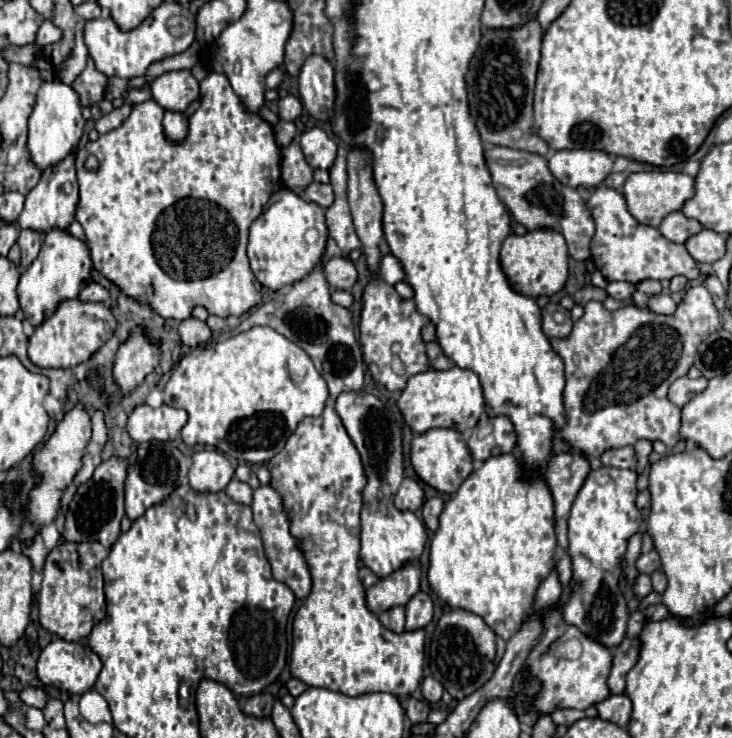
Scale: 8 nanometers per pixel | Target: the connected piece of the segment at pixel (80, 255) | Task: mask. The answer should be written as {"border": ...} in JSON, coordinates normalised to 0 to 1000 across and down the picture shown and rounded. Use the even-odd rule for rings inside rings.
{"border":[[[72,309],[61,317],[51,352],[45,352],[45,358],[29,371],[23,388],[29,420],[34,423],[37,434],[45,442],[53,442],[61,431],[67,431],[75,423],[75,415],[83,407],[105,404],[111,390],[122,382],[122,377],[124,377],[124,350],[119,331],[94,317],[94,312]]]}

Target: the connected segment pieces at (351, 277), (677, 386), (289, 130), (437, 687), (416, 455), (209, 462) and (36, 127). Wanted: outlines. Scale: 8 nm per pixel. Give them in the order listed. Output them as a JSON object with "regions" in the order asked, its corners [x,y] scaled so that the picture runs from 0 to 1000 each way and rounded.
{"regions":[[[[471,347],[452,350],[444,360],[444,377],[458,393],[480,393],[480,388],[488,382],[488,366]]],[[[939,509],[922,515],[914,526],[914,542],[925,550],[936,550],[949,534],[960,531],[960,526],[966,526],[966,512],[952,512],[952,515],[944,515]]],[[[378,165],[376,168],[376,184],[384,198],[392,198],[400,190],[403,179],[406,179],[406,173],[400,165]]],[[[581,919],[578,927],[575,927],[575,938],[578,938],[578,946],[586,954],[600,954],[602,951],[602,940],[605,940],[605,930],[594,919]]],[[[594,580],[583,583],[578,588],[570,588],[561,599],[561,629],[570,645],[586,656],[589,661],[605,667],[605,669],[619,669],[624,667],[627,656],[646,640],[646,623],[638,610],[635,591],[624,583],[613,580]]],[[[272,610],[264,615],[258,656],[269,667],[302,667],[321,645],[318,629],[296,610]]],[[[72,106],[61,108],[51,125],[48,146],[40,157],[40,209],[42,217],[61,230],[64,225],[72,225],[83,220],[111,190],[116,163],[111,157],[111,141],[108,141],[108,127],[89,111]]]]}

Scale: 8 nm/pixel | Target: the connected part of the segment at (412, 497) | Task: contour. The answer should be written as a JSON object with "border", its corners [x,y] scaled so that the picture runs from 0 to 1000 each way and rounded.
{"border":[[[553,648],[548,653],[545,667],[540,669],[540,688],[567,694],[567,691],[575,688],[575,683],[578,683],[578,664],[575,664],[575,659],[567,650]]]}

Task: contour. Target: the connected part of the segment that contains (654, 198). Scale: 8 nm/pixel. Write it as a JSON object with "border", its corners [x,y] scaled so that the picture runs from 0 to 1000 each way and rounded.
{"border":[[[900,230],[900,233],[870,233],[862,236],[854,247],[854,271],[859,287],[884,306],[900,306],[906,295],[917,287],[925,287],[933,282],[933,271],[941,271],[949,266],[949,241],[939,238],[933,233],[917,233],[917,230]]]}

